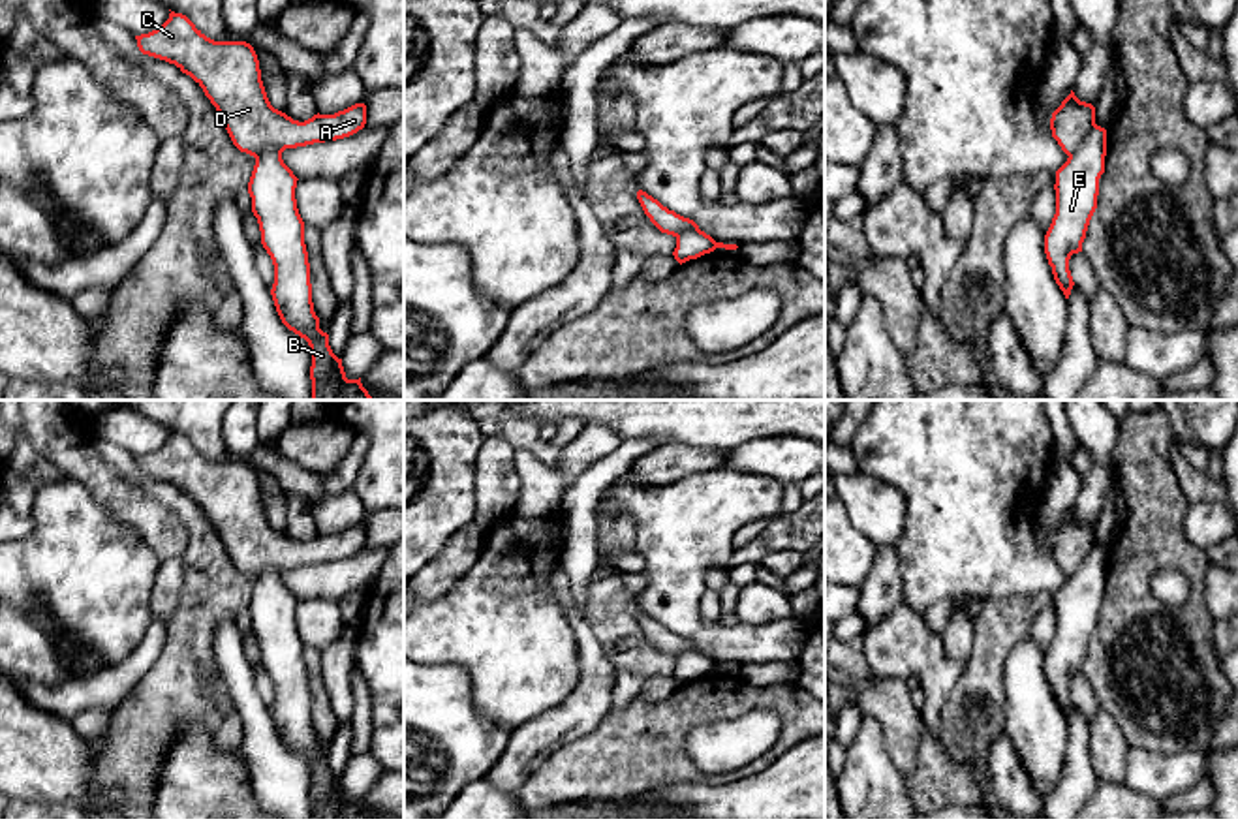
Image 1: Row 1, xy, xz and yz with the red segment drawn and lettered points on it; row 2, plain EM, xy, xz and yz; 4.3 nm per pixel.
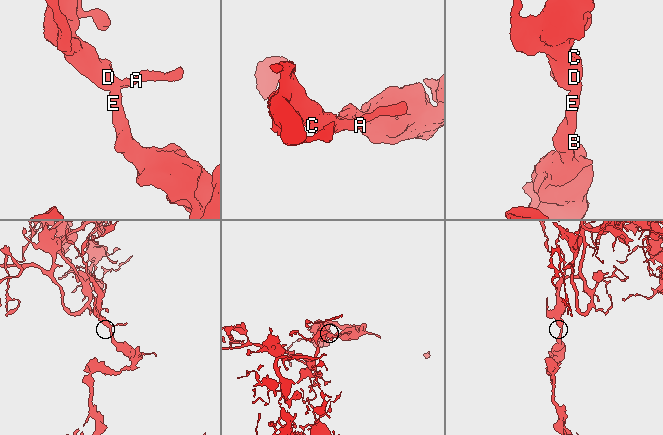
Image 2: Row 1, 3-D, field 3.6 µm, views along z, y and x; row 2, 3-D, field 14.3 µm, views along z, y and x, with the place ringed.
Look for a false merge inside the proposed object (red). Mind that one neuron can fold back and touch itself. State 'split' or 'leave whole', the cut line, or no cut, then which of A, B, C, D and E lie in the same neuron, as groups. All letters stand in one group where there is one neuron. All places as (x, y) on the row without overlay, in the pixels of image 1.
split | yz (1096, 545), (1069, 577) | A C D / B E

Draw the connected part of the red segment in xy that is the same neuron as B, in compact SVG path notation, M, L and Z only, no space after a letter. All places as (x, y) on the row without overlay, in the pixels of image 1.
M284 569L263 571L248 603L261 665L274 686L271 710L282 744L310 766L312 819L372 819L359 800L348 800L342 780L319 749L314 733L304 642L297 629L297 597L282 580Z

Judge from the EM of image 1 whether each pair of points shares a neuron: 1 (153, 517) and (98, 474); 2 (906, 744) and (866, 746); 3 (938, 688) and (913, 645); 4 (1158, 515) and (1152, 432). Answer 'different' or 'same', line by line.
1: same
2: different
3: same
4: same

